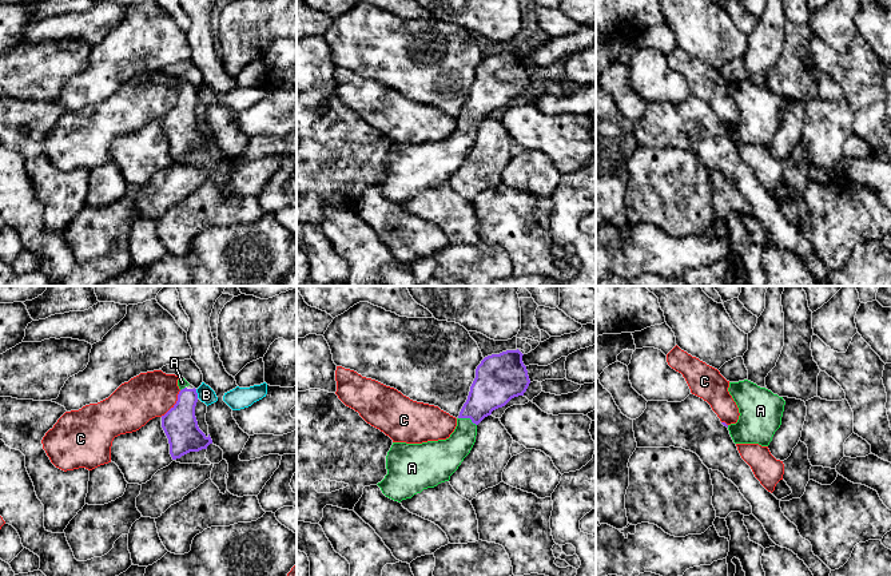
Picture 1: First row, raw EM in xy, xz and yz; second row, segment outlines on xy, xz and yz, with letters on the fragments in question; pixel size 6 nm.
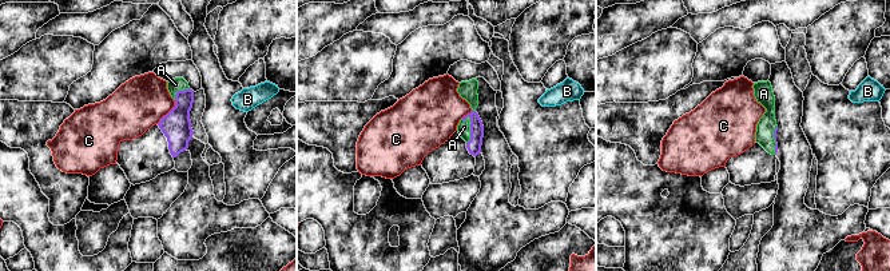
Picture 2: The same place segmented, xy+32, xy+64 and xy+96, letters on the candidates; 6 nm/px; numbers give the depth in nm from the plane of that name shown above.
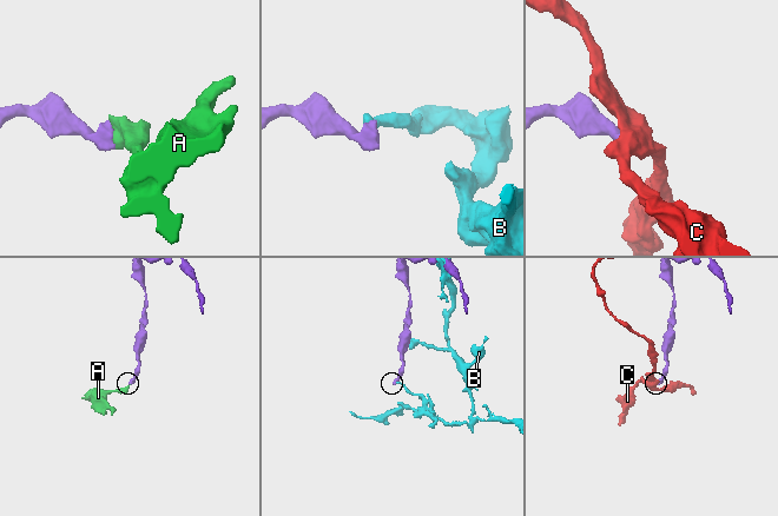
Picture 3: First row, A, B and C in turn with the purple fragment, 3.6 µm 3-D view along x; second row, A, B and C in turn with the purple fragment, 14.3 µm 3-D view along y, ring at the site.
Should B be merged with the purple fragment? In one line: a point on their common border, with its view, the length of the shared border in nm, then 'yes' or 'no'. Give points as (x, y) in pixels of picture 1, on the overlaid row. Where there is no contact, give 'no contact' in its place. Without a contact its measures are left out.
xy (197, 393) | 60 nm | no

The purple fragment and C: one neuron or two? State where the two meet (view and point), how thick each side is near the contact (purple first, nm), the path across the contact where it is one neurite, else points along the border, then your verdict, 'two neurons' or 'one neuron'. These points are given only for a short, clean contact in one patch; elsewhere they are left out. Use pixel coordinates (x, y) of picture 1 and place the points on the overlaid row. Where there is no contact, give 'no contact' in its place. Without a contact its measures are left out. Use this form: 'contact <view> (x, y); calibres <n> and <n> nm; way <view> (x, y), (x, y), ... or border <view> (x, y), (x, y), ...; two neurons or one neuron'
contact xy (175, 404); calibres 200 and 280 nm; border xy (181, 390), (176, 401), (160, 416); two neurons

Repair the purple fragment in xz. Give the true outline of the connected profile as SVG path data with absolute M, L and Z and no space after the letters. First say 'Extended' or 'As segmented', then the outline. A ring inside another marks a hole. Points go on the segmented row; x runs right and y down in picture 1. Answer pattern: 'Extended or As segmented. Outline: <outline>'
Extended. Outline: M518 349L506 350L481 361L449 438L422 444L393 442L386 456L387 474L377 484L386 497L401 502L450 480L476 442L477 425L526 392L530 380L522 355Z

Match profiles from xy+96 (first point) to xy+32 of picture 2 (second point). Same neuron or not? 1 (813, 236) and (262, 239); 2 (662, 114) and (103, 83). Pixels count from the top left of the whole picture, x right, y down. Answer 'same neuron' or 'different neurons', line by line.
1: different neurons
2: different neurons

